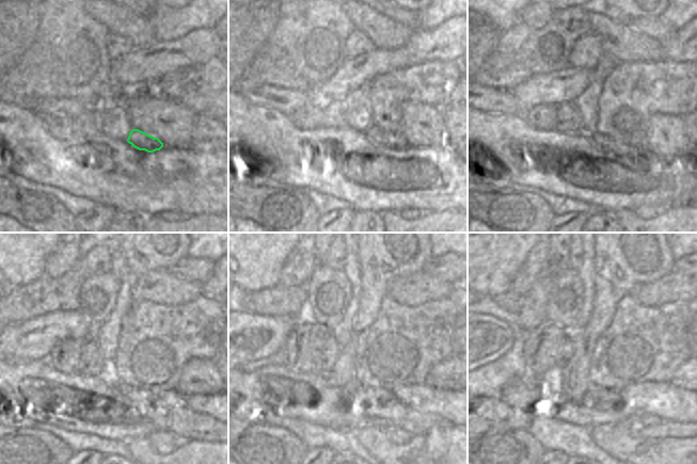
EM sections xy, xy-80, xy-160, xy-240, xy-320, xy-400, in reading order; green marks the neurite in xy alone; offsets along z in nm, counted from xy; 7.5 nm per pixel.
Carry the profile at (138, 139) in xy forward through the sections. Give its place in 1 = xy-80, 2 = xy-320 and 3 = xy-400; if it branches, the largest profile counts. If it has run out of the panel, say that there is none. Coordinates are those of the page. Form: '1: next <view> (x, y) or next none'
1: next xy-80 (390, 143)
2: next xy-320 (404, 417)
3: next xy-400 (595, 395)

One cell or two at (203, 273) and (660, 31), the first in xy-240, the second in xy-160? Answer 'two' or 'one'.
one

